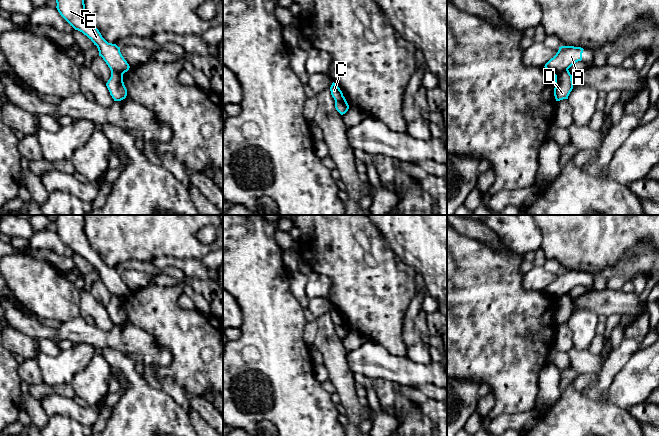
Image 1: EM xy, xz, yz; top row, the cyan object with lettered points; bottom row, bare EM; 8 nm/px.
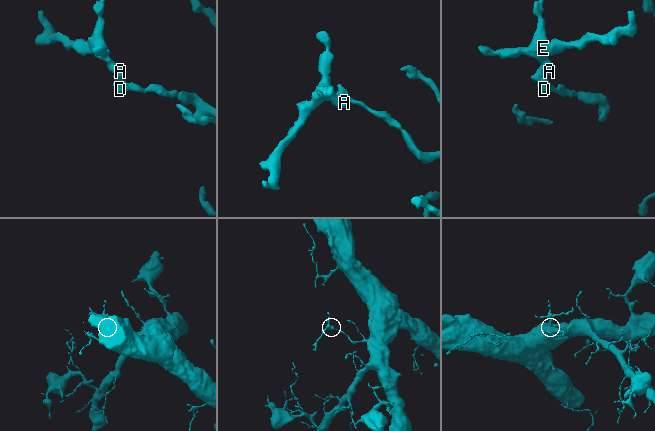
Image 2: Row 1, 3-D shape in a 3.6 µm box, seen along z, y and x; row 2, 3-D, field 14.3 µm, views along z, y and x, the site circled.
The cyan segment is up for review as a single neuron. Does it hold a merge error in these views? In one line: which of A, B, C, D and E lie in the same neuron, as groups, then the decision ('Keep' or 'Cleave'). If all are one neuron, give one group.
Groups: A B C E / D. Cleave

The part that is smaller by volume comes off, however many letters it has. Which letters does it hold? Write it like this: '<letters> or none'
A, B, C, E

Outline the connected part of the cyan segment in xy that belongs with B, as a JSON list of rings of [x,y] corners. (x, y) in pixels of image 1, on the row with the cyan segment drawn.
[[[56,0],[60,15],[75,29],[86,35],[97,46],[111,71],[124,74],[130,68],[116,44],[108,43],[91,23],[85,10],[84,0]]]

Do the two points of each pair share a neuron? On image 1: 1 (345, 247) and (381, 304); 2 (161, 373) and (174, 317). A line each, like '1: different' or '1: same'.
1: same
2: same

